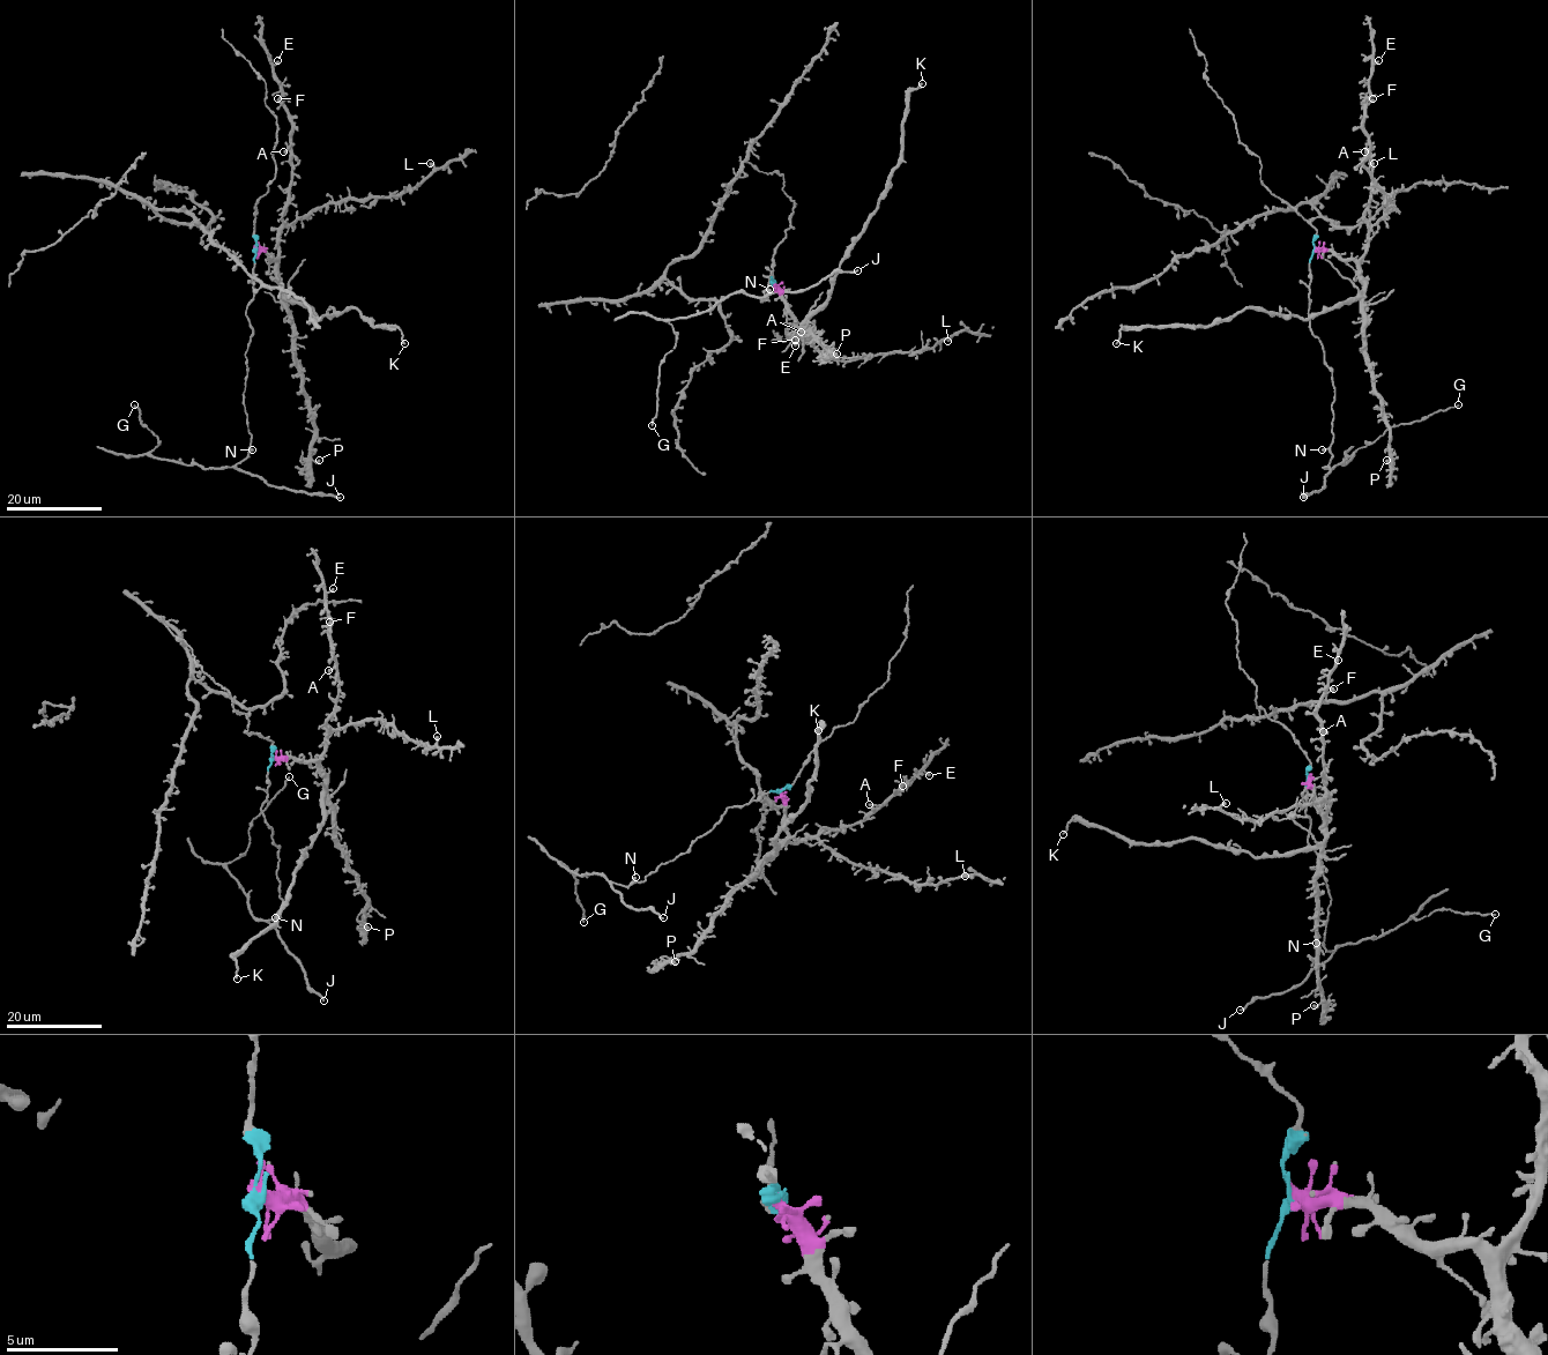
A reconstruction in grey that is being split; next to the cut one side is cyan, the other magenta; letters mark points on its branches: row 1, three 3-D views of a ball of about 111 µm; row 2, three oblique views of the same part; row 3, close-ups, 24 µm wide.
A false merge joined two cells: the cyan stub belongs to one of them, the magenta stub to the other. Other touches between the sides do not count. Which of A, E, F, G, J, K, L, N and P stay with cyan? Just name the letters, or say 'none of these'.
G, J, N

